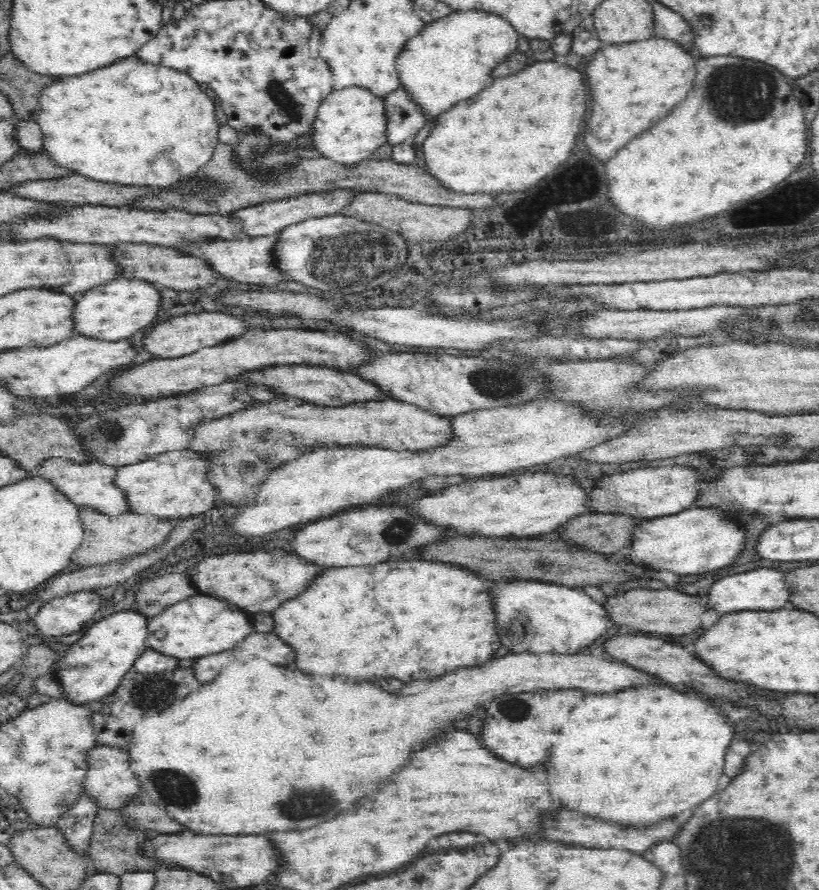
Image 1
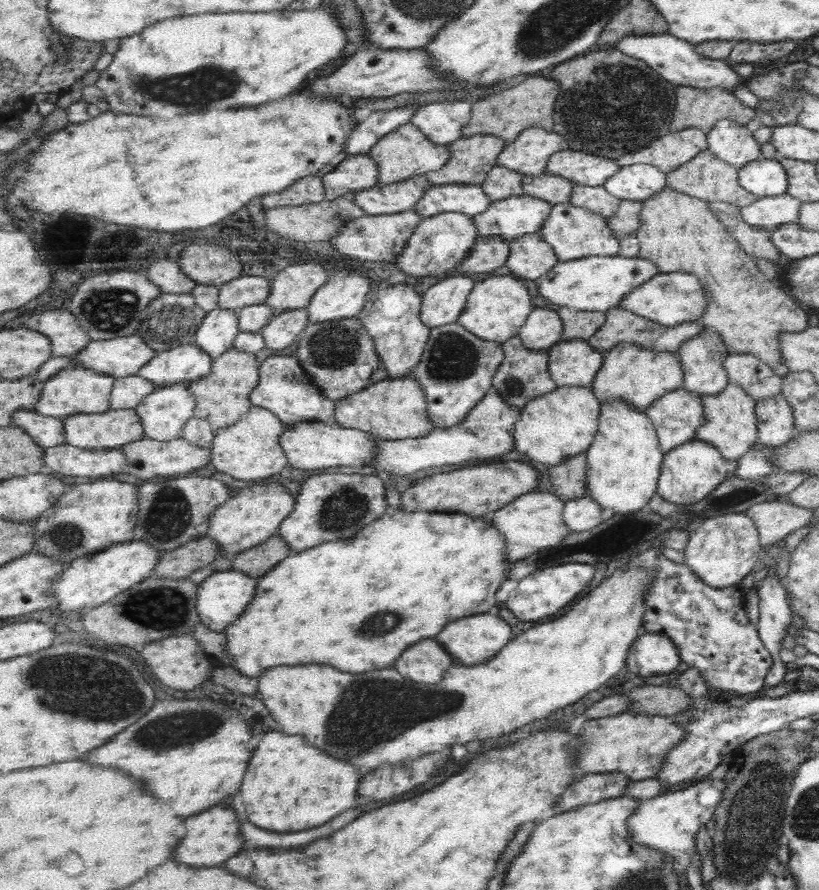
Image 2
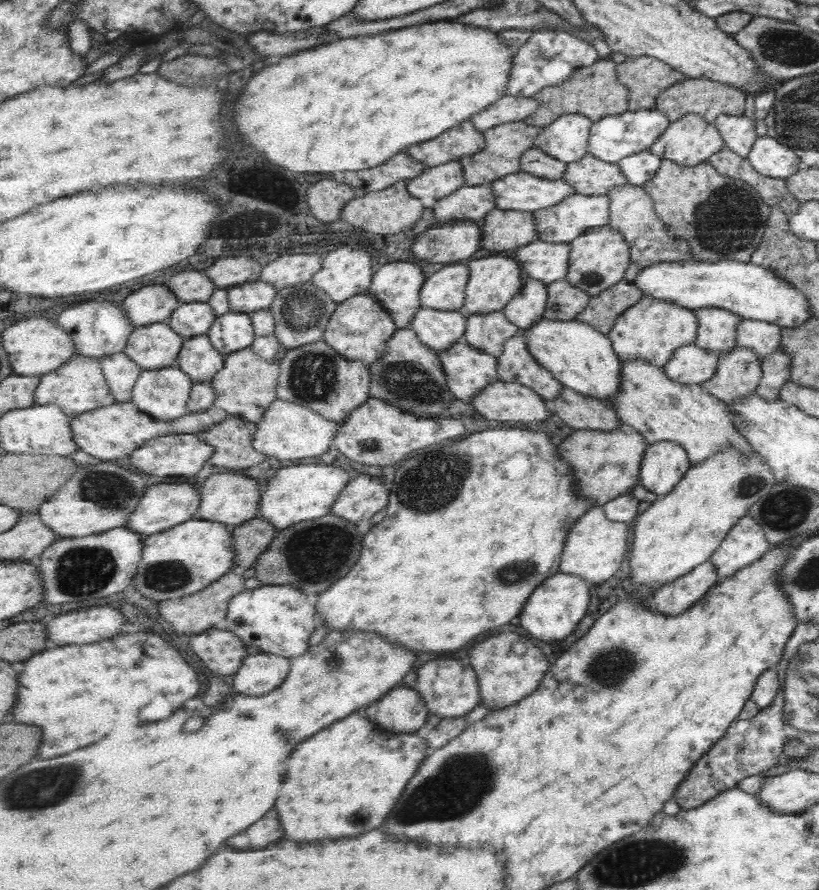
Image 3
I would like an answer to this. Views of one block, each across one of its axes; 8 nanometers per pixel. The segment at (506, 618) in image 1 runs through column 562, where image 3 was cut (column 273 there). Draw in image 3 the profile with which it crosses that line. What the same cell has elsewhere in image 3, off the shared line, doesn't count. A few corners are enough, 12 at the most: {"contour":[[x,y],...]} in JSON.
{"contour":[[291,586],[233,598],[223,628],[263,654],[301,658],[319,610]]}

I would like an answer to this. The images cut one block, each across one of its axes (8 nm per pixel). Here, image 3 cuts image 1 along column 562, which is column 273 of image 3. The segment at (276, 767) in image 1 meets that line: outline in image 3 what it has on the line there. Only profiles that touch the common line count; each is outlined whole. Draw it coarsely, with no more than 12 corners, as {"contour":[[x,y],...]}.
{"contour":[[251,654],[235,674],[233,692],[265,696],[293,670],[291,658]]}

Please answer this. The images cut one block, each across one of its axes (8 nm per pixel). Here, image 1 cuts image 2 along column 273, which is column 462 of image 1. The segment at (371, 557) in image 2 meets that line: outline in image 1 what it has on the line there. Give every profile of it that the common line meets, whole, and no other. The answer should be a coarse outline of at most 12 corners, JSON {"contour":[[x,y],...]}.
{"contour":[[464,568],[326,570],[272,612],[304,674],[432,680],[500,648]]}

